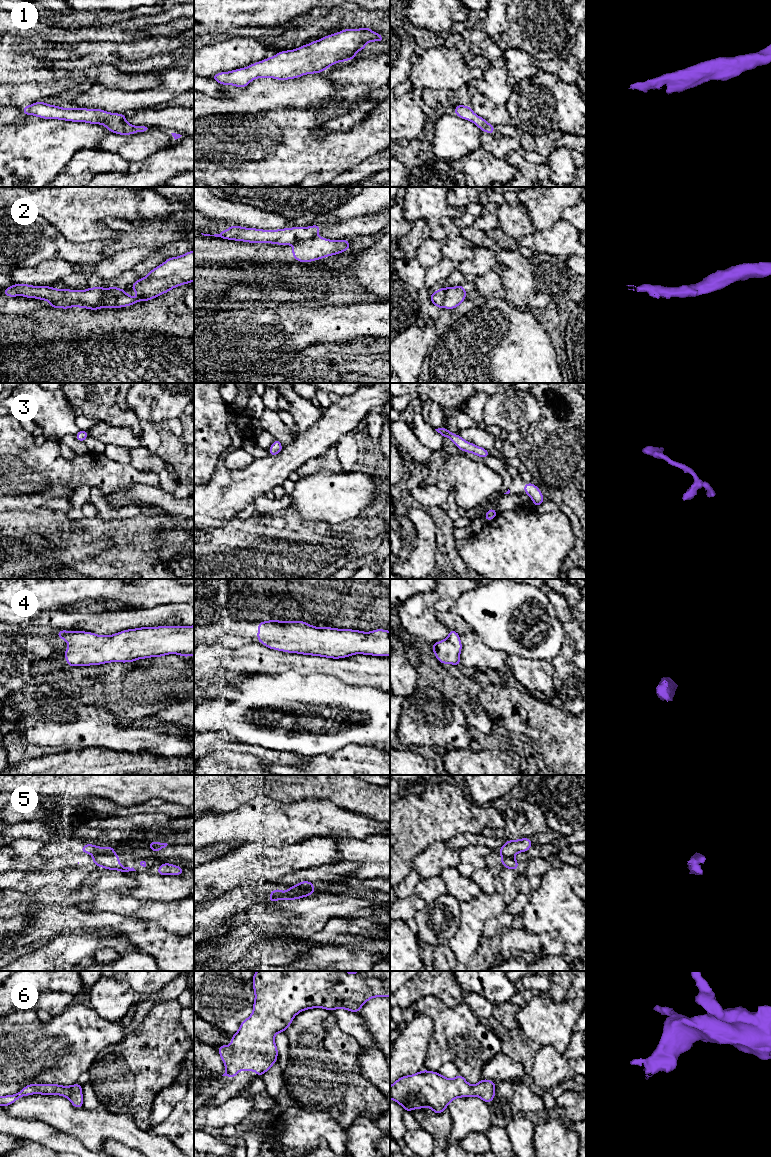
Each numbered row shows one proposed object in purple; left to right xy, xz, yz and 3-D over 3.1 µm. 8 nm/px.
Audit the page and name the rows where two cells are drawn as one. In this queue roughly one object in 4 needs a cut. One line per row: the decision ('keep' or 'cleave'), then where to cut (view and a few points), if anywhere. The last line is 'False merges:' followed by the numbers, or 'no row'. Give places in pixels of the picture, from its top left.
1: keep; no cut
2: cleave; cut in xz along (316, 236), (310, 239), (299, 240), (294, 244)
3: keep; no cut
4: keep; no cut
5: cleave; cut in xz along (308, 895), (305, 896), (290, 890), (284, 892), (277, 899)
6: keep; no cut
False merges: 2, 5

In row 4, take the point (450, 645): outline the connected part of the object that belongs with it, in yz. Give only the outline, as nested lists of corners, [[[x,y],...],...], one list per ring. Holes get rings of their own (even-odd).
[[[449,630],[447,639],[441,640],[431,645],[434,655],[441,664],[450,663],[452,665],[460,666],[460,653],[462,644],[460,635],[454,631]]]

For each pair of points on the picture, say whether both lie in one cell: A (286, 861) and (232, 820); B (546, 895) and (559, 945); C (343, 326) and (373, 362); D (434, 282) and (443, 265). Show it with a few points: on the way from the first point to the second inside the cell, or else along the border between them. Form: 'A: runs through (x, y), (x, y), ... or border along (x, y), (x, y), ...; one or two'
A: border along (247, 842), (262, 841), (268, 845), (283, 847); two
B: border along (559, 933), (532, 934); two
C: border along (360, 341), (332, 342); two
D: runs through (434, 278), (442, 269); one

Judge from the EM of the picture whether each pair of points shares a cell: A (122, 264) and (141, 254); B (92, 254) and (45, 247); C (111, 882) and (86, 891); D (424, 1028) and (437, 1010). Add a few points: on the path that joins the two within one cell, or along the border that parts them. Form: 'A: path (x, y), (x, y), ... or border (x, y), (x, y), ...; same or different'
A: path (127, 259), (136, 254); same
B: path (80, 253), (74, 253), (57, 247); same
C: path (105, 882), (99, 882), (92, 889); same
D: border (417, 1012), (426, 1014), (432, 1021), (429, 1041); different

